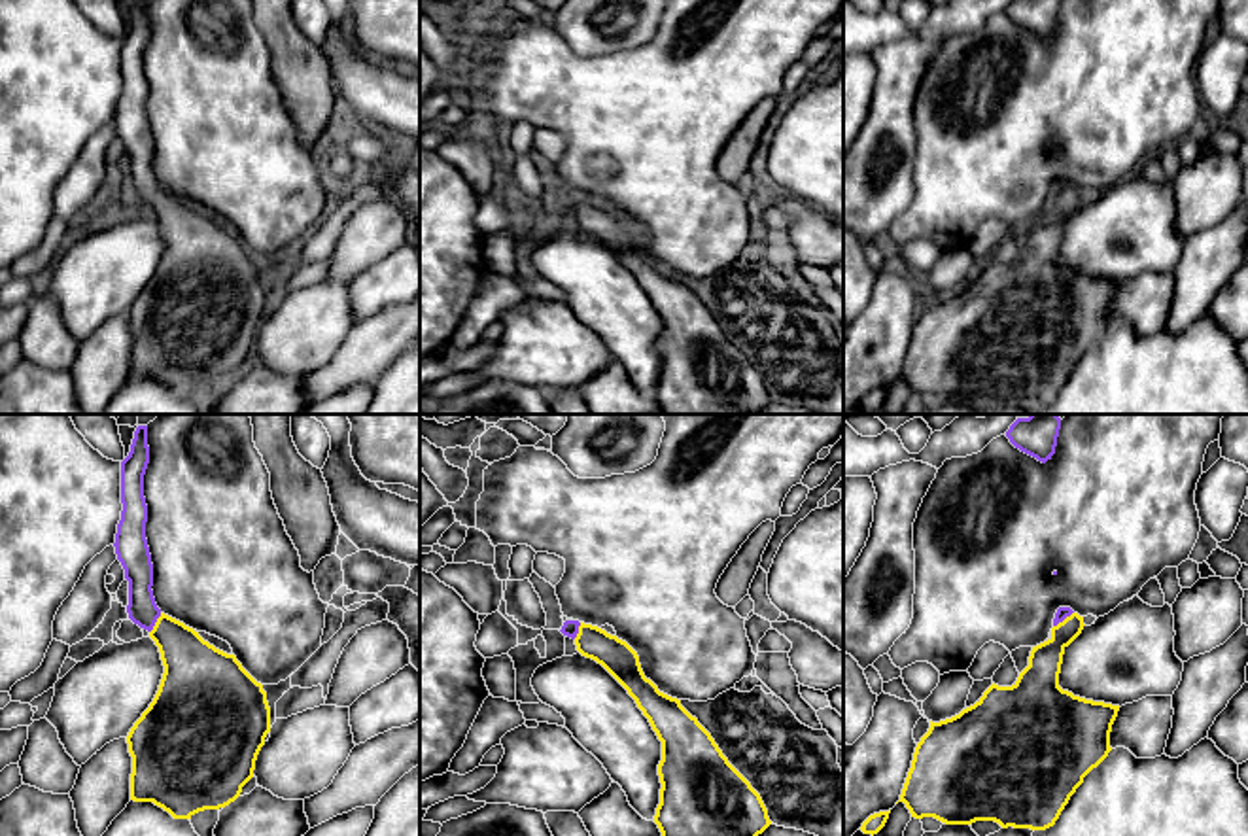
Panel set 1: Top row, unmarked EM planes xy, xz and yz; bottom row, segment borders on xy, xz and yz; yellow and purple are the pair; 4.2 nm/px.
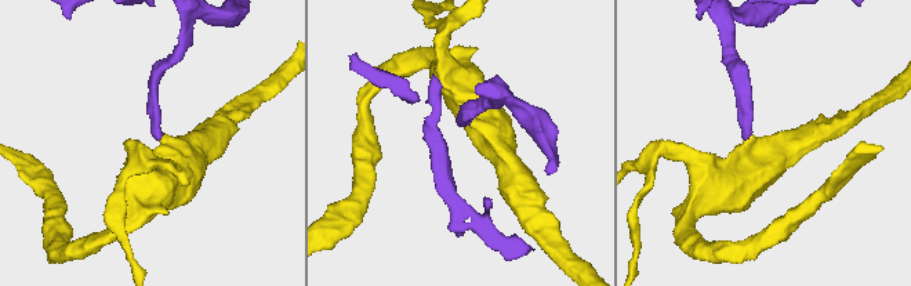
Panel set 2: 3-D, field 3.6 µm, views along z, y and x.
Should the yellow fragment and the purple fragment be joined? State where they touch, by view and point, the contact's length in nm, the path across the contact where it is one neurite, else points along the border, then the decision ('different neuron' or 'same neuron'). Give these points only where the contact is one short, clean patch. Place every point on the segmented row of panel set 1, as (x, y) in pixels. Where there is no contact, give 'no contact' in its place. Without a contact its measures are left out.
yz (1065, 619) | 110 nm | across yz (1044, 664), (1065, 630), (1065, 619), (1061, 613) | same neuron

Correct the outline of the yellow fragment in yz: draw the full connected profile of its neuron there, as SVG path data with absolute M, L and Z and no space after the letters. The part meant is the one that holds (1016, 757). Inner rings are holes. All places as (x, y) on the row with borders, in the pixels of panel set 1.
M1059 607L1053 618L1051 637L1032 647L1029 666L1012 687L991 685L983 696L959 715L932 723L915 747L898 802L904 802L911 817L934 817L945 825L972 825L995 821L1002 828L1046 830L1055 825L1070 796L1083 777L1112 751L1110 732L1119 705L1074 696L1059 687L1065 649L1082 634L1083 617L1070 607Z

